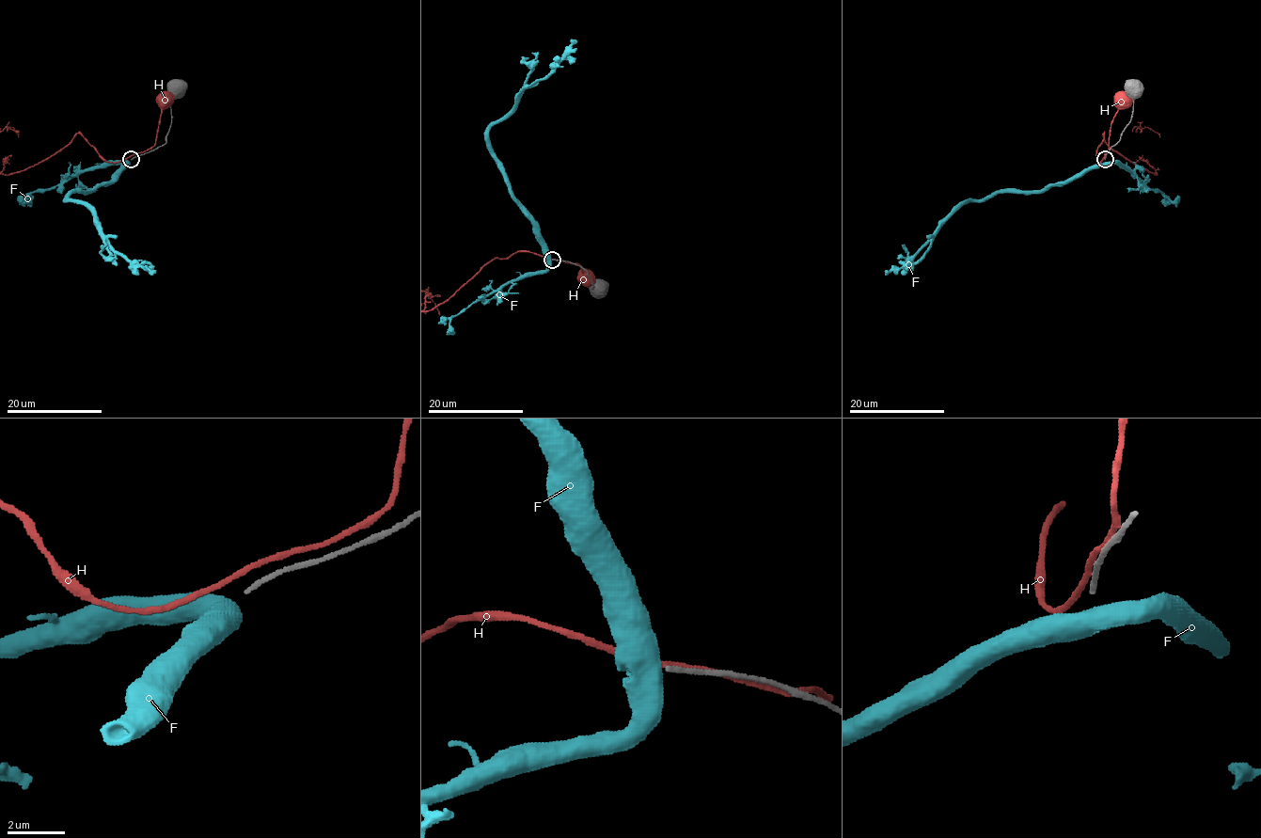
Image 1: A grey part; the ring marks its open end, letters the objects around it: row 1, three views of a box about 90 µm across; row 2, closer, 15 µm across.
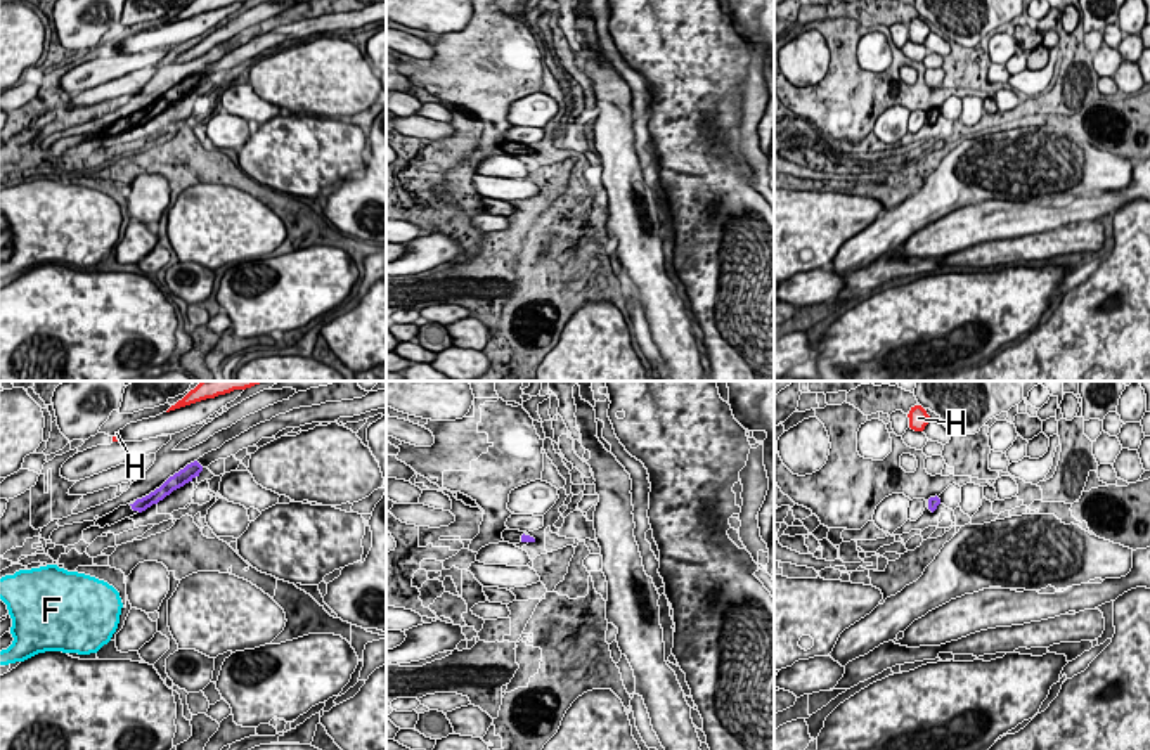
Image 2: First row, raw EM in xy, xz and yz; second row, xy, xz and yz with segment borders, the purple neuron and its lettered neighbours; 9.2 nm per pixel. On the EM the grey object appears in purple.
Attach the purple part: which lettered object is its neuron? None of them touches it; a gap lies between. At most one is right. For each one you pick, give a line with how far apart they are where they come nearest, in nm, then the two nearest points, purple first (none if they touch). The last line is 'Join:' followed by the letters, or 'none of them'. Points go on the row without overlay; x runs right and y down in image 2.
Join: none of them

